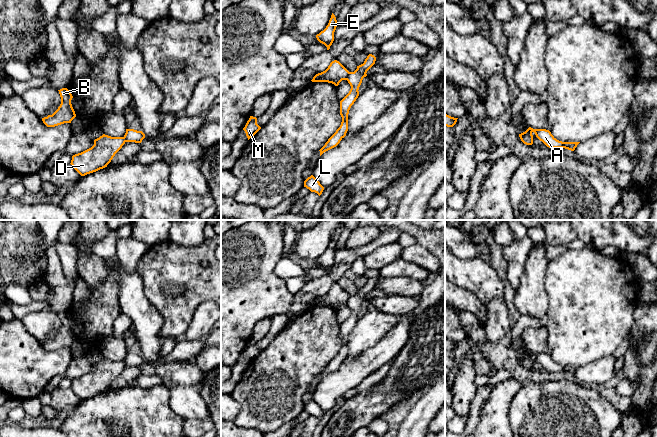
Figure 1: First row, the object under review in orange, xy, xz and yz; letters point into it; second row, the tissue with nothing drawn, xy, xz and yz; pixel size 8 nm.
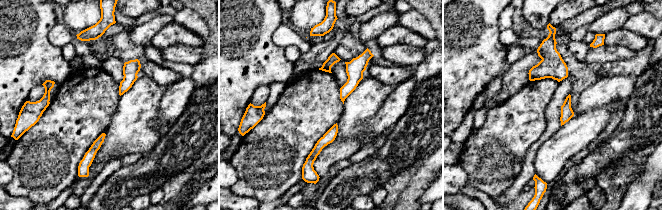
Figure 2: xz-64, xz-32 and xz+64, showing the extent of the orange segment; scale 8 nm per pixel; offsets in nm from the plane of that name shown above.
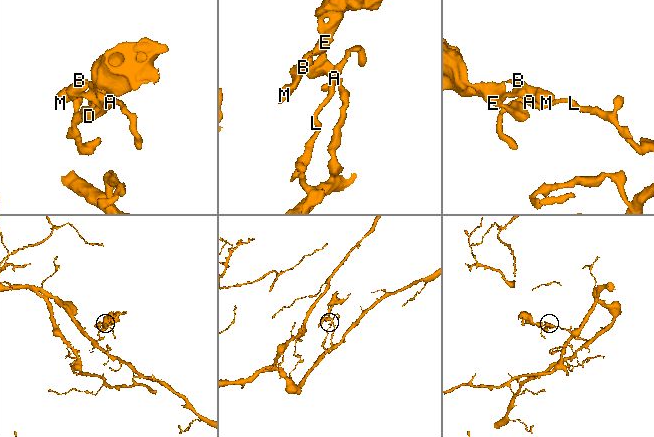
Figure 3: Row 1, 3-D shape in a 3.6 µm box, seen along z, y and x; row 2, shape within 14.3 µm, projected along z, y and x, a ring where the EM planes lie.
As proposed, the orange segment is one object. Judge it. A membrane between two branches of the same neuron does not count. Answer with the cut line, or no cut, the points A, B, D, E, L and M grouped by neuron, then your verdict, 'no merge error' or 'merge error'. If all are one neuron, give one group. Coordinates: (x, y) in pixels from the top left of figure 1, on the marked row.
xz (349, 72), (345, 79) | A L / B D E M | merge error

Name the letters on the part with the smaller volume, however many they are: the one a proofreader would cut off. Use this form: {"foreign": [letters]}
{"foreign": ["B", "D", "E", "M"]}

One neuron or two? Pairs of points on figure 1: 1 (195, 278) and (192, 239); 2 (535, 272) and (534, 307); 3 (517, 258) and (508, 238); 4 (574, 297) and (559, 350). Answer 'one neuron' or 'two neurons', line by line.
1: two neurons
2: one neuron
3: two neurons
4: one neuron

